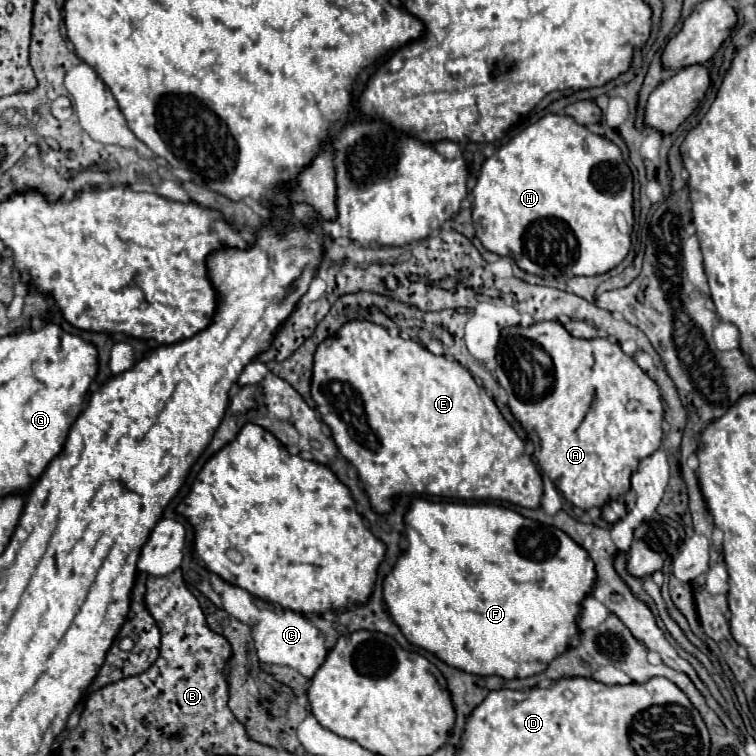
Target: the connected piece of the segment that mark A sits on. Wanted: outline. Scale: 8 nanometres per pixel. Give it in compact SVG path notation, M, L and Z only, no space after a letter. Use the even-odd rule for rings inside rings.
M541 321L529 327L507 327L503 329L503 335L507 337L503 339L505 351L503 363L497 369L497 381L509 395L511 413L521 421L529 440L535 443L535 457L543 473L569 503L583 511L603 507L607 501L625 495L631 489L629 479L639 461L655 453L661 445L663 399L657 383L621 351L623 341L617 341L615 337L613 343L599 337L577 339L557 321Z

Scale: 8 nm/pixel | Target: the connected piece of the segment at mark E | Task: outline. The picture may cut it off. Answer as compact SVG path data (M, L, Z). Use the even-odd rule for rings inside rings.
M351 321L341 327L341 331L329 339L325 339L317 351L315 351L315 365L313 365L313 379L311 379L311 395L317 403L317 411L321 413L321 419L331 427L333 441L339 449L339 453L359 471L361 481L365 483L365 491L369 495L369 501L377 513L389 513L395 507L395 501L401 495L441 495L441 497L453 497L453 499L499 499L509 501L521 507L537 509L541 505L543 497L543 481L541 475L531 461L529 455L525 455L525 443L523 439L513 431L513 427L505 421L501 411L497 409L495 401L485 393L483 387L479 387L471 373L459 365L457 361L449 357L437 357L431 351L427 351L423 345L391 337L385 327L379 327L369 321Z

